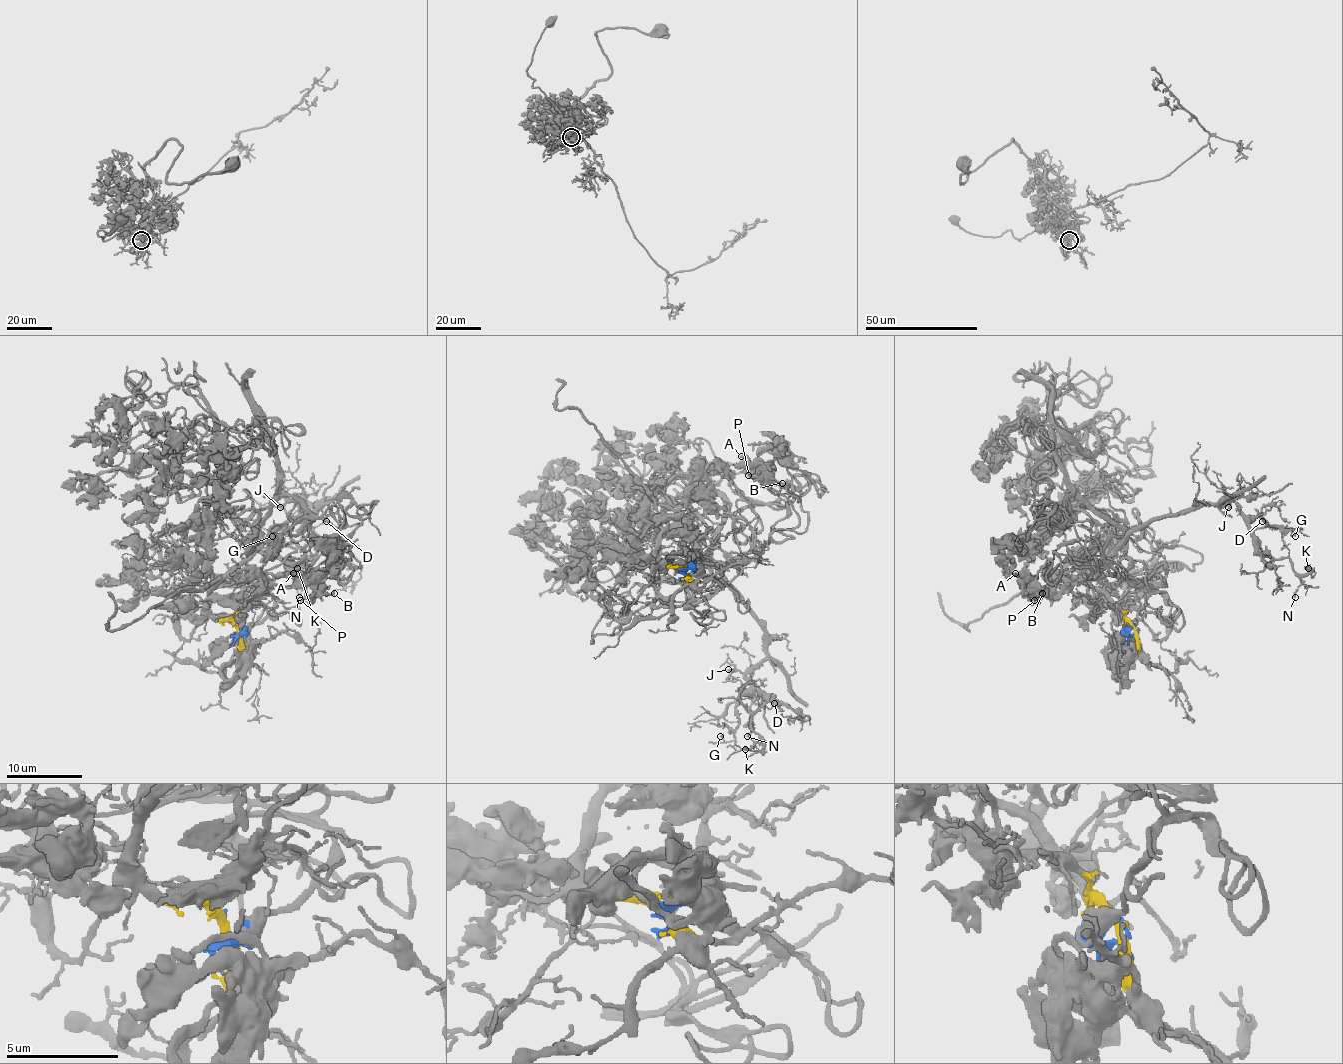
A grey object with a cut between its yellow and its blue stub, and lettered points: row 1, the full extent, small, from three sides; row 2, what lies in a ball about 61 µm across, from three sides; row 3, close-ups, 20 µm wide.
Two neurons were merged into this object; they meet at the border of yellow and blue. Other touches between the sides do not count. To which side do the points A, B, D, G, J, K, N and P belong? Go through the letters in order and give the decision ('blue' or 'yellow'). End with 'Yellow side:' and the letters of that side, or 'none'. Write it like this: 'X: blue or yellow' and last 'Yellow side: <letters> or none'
A: blue
B: blue
D: yellow
G: yellow
J: yellow
K: yellow
N: yellow
P: blue
Yellow side: D, G, J, K, N

